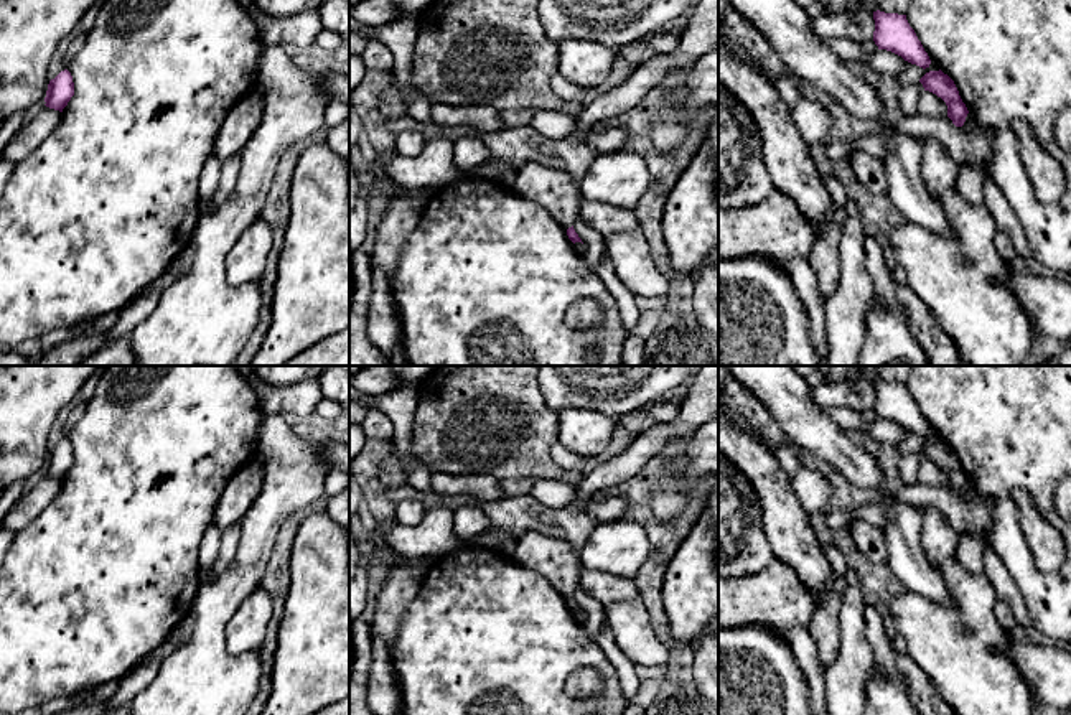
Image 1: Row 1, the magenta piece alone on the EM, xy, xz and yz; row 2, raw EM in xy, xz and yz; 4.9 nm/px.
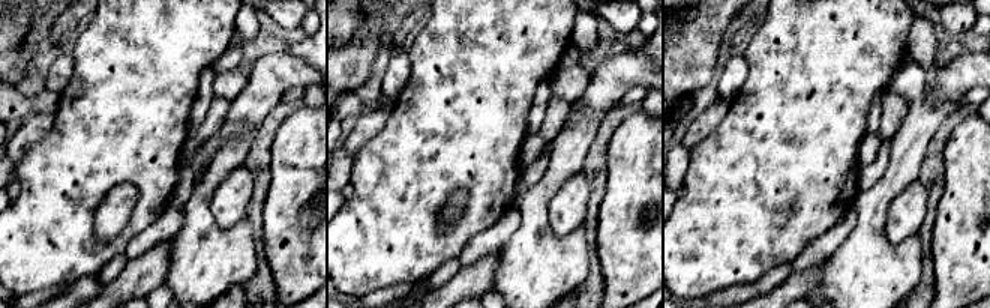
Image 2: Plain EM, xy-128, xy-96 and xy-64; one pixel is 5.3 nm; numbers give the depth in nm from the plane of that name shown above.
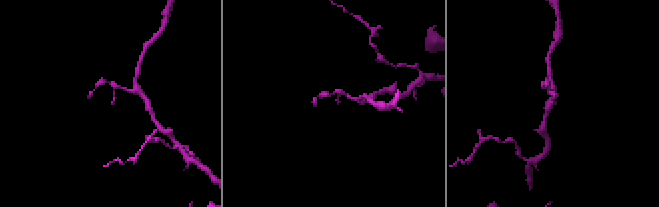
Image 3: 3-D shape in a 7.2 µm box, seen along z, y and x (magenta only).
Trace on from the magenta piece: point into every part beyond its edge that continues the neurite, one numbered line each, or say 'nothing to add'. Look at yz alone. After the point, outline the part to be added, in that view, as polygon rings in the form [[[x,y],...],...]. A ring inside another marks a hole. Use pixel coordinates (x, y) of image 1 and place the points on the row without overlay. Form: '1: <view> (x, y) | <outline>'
nothing to add

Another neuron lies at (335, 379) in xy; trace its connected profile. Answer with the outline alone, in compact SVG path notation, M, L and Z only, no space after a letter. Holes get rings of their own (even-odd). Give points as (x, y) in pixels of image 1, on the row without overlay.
M325 366L316 381L323 399L331 399L343 409L349 409L349 366Z

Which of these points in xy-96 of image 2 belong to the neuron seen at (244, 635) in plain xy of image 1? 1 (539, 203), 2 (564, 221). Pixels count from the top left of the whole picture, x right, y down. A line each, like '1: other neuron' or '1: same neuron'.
1: other neuron
2: same neuron

